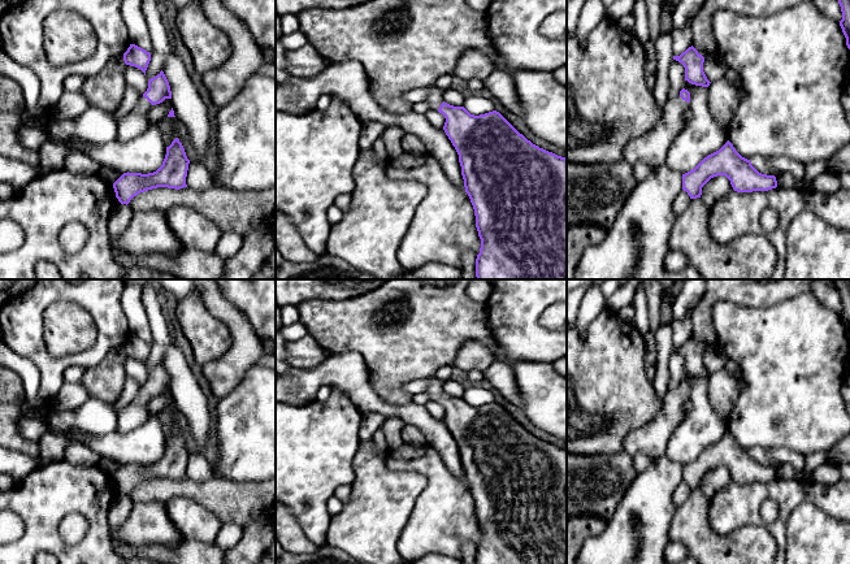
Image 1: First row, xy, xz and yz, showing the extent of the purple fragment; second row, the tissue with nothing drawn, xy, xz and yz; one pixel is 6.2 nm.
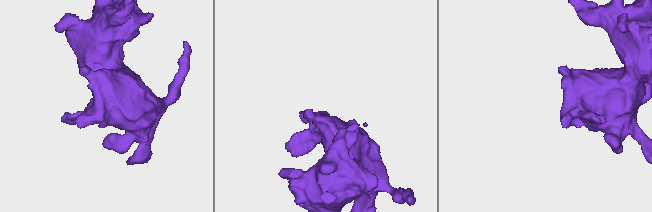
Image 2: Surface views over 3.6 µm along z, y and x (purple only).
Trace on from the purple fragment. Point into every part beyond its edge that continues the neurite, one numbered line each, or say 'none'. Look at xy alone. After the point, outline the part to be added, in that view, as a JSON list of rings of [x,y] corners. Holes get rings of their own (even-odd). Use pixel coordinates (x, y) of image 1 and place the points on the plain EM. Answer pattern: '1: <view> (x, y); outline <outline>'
1: xy (135, 413); outline [[[140,387],[134,400],[126,408],[117,412],[116,431],[129,433],[144,424],[151,416],[147,408],[151,399],[152,395],[146,389]]]

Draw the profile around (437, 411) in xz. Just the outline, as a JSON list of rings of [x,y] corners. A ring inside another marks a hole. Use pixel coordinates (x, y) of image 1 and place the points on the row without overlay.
[[[428,400],[424,405],[426,411],[430,413],[430,416],[435,420],[443,420],[446,409],[442,404],[434,400]]]

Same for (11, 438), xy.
[[[0,403],[0,447],[29,455],[40,465],[43,461],[38,443],[27,441],[18,430],[19,416],[23,416],[22,404]]]

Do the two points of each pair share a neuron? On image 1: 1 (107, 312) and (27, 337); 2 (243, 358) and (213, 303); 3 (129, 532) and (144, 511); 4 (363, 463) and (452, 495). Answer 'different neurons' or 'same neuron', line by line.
1: same neuron
2: same neuron
3: same neuron
4: different neurons

